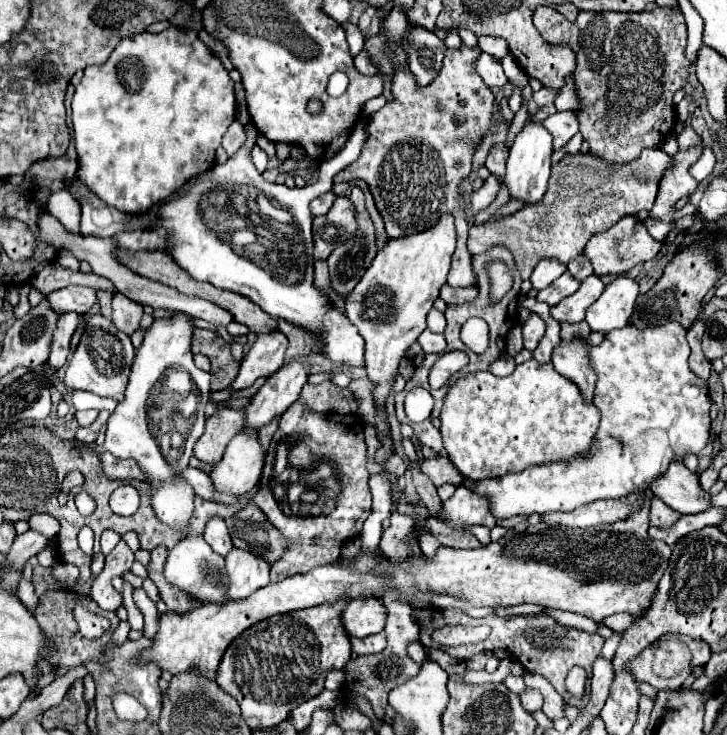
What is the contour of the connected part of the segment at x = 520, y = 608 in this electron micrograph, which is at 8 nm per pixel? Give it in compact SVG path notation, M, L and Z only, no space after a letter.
M518 604L518 606L508 606L508 608L494 608L494 612L498 616L512 616L512 614L536 614L536 612L542 612L544 608L542 606L534 606L534 604Z

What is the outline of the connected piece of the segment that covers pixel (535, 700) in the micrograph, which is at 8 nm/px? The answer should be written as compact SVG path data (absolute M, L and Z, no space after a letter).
M526 688L524 692L518 694L520 696L520 702L524 706L524 710L532 712L532 710L540 710L542 708L542 694L534 688Z

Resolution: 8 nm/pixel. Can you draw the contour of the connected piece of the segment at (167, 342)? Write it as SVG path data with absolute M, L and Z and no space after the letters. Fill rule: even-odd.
M174 314L172 318L162 318L154 320L154 324L146 330L144 342L136 352L136 360L132 364L130 380L124 390L124 398L118 402L116 410L108 418L106 426L106 440L102 450L114 454L116 458L132 458L140 464L140 468L152 476L154 484L154 494L152 494L152 508L156 516L166 522L170 528L176 530L186 530L188 528L188 518L192 516L194 510L194 490L178 480L182 468L188 468L188 460L192 456L192 448L196 440L204 434L204 408L208 402L210 394L210 374L202 372L194 366L192 362L192 352L190 352L190 340L194 326L188 322L190 316L186 314ZM172 412L178 412L180 416L186 418L186 422L172 422Z

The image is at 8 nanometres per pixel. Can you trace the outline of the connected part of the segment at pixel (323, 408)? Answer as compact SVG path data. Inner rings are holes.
M322 382L318 386L306 384L302 388L300 400L306 402L308 408L314 408L316 412L338 412L338 414L358 412L358 400L352 394L352 390L338 388L332 382Z

